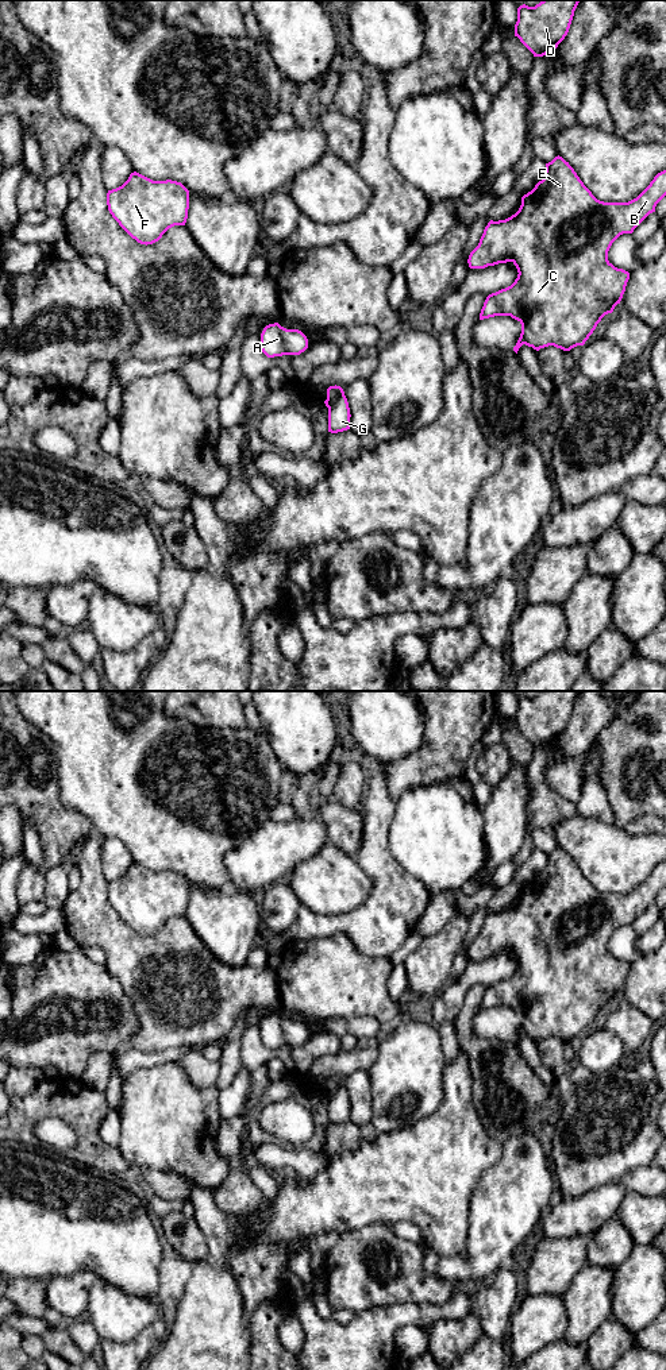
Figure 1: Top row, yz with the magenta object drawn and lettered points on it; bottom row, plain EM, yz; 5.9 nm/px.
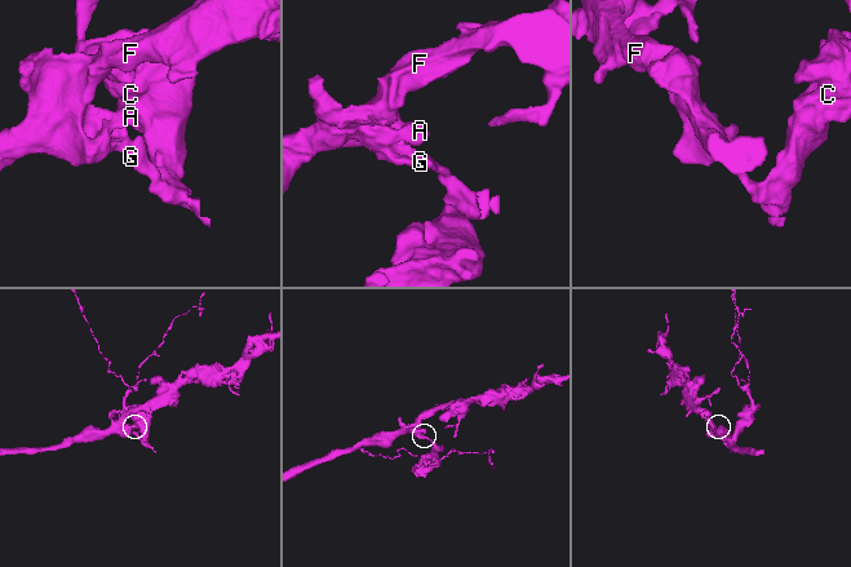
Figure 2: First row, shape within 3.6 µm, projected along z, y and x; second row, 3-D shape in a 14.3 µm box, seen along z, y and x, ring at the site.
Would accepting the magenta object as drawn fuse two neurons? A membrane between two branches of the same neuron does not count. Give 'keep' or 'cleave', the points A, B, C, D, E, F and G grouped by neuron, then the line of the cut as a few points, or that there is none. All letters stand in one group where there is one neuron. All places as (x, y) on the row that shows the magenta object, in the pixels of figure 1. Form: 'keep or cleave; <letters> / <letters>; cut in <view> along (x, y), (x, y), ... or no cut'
cleave; A F / B C D E G; cut in yz along (342, 389), (337, 401), (328, 409)

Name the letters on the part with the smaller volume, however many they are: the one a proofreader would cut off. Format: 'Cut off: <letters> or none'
Cut off: B, C, D, E, G

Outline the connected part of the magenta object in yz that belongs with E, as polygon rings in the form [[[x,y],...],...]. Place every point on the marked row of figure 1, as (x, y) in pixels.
[[[559,155],[555,157],[546,163],[543,180],[521,197],[519,211],[505,220],[490,220],[478,246],[469,255],[467,263],[470,269],[485,269],[512,262],[519,273],[511,286],[486,297],[480,320],[494,316],[511,316],[517,320],[521,324],[521,333],[513,347],[516,354],[523,344],[536,351],[548,346],[563,351],[584,346],[601,319],[612,313],[615,306],[620,304],[630,279],[628,271],[615,267],[608,261],[612,243],[623,234],[632,234],[650,213],[655,212],[657,204],[665,196],[666,170],[658,173],[650,185],[628,202],[600,201],[584,185],[569,162]]]

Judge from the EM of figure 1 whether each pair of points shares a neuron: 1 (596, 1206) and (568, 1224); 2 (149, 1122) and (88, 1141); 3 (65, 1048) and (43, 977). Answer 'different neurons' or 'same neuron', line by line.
1: same neuron
2: different neurons
3: same neuron

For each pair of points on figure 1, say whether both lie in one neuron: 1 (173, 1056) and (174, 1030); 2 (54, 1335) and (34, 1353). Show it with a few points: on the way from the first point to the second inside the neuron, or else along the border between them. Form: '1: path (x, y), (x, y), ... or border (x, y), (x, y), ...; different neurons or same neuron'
1: border (204, 1044), (192, 1048), (142, 1052); different neurons
2: border (39, 1335), (46, 1349); different neurons

